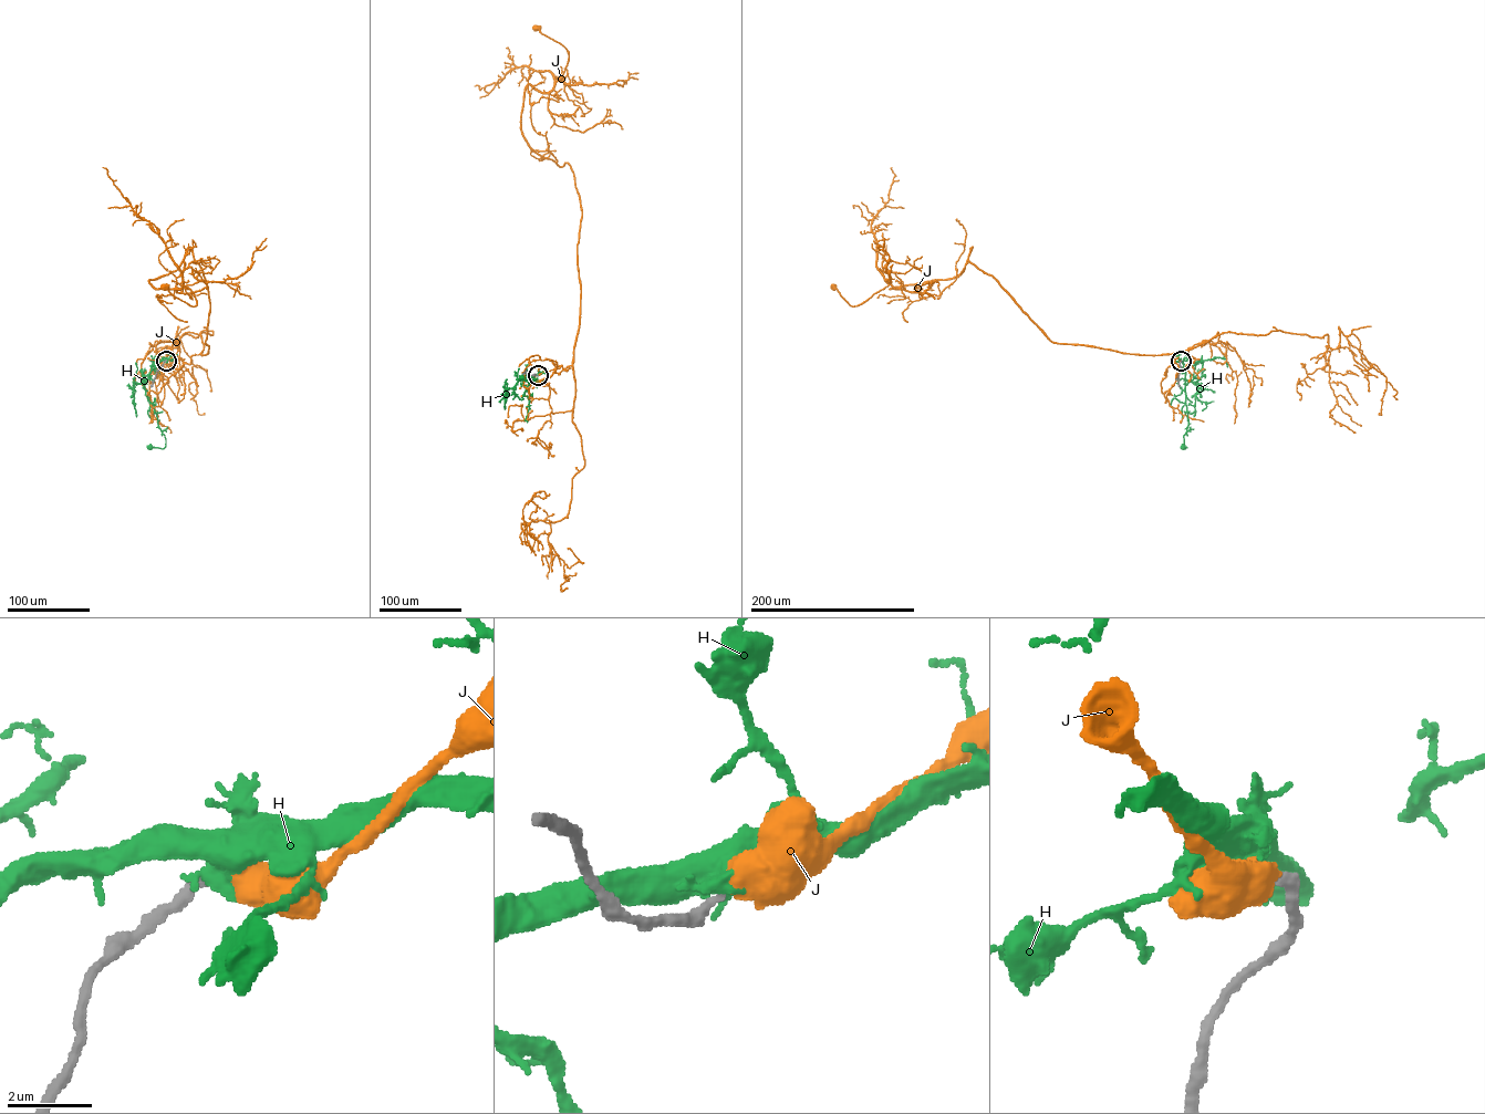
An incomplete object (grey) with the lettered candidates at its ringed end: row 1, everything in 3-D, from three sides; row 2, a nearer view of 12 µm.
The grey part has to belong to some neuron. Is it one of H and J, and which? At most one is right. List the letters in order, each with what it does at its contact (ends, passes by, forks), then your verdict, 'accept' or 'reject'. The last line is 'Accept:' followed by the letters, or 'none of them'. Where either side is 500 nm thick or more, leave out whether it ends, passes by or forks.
H: reject
J: accept
Accept: J

